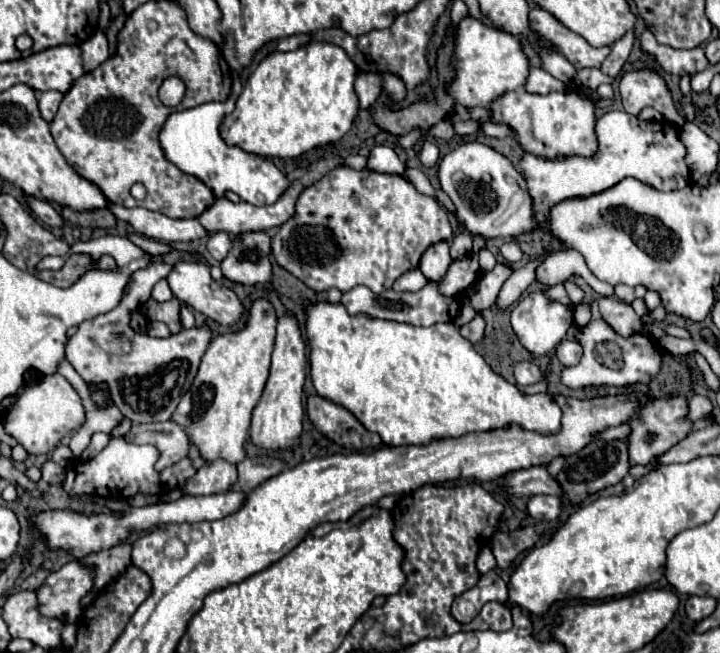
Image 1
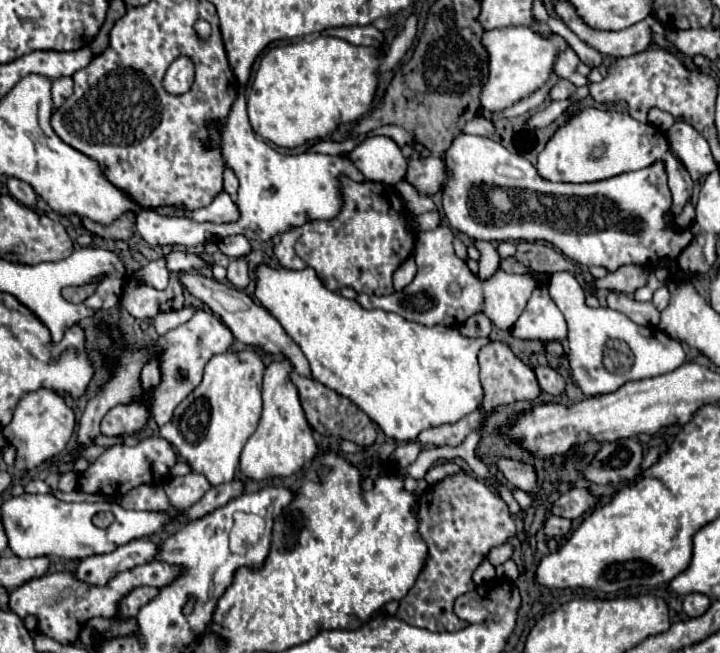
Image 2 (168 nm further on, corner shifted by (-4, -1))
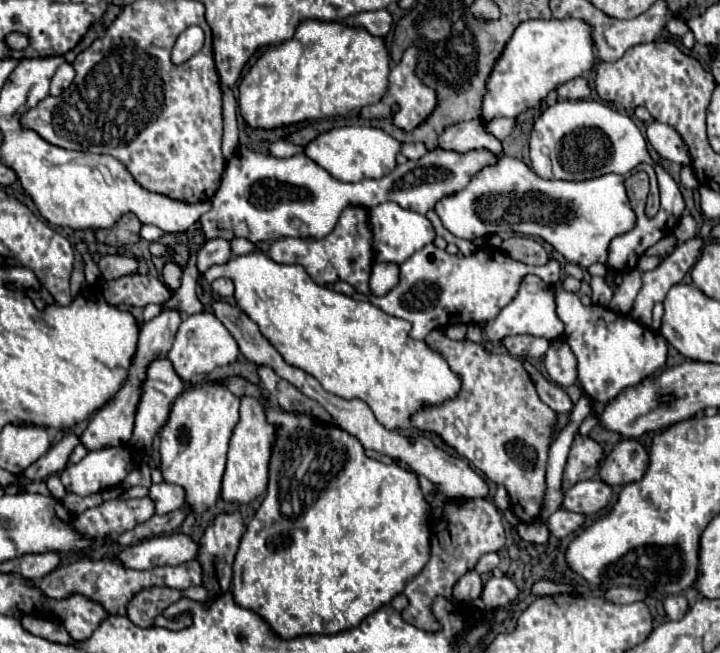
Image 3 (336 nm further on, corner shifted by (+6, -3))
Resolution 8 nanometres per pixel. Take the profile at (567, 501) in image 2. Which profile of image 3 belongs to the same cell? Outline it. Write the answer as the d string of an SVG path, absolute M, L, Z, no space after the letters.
M583 480L565 492L561 508L579 514L595 514L607 506L611 488L601 480Z

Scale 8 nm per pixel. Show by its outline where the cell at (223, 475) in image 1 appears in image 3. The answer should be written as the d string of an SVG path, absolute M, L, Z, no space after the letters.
M169 482L153 484L149 488L149 498L155 502L157 514L169 514L185 504L185 488Z

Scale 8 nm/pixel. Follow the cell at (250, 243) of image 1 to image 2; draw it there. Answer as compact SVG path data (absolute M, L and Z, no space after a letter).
M231 260L229 262L229 266L227 266L227 280L235 286L235 288L239 288L239 290L243 290L243 288L247 288L247 284L249 284L249 268L247 268L247 262L243 262L243 260Z

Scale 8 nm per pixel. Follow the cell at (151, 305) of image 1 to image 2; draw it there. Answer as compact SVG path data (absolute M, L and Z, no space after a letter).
M175 276L169 280L165 290L127 282L123 286L121 306L135 318L155 318L159 312L183 308L183 290Z

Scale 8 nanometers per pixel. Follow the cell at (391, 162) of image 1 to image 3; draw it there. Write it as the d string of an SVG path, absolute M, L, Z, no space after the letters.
M345 126L335 128L305 146L305 154L325 168L333 178L341 182L359 182L365 178L383 178L395 170L395 156L399 152L399 142L383 132L381 128L371 126Z

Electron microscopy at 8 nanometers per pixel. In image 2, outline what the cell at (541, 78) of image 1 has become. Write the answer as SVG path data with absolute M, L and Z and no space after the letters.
M561 80L561 82L557 82L557 84L553 86L549 100L567 100L569 96L575 94L575 90L577 90L577 86L575 86L573 82L569 82L569 80Z

